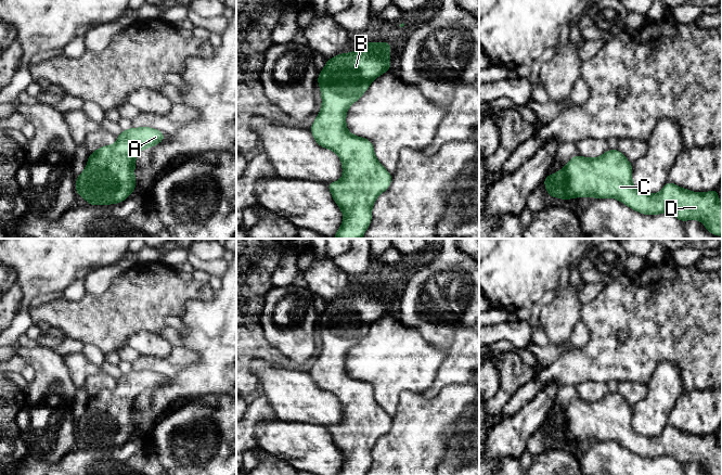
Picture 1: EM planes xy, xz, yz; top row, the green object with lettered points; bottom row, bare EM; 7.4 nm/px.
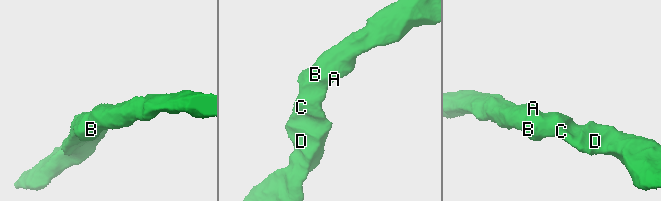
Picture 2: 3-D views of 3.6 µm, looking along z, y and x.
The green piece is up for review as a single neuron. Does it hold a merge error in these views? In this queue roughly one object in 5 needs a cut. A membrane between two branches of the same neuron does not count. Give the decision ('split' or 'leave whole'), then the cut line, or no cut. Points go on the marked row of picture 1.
leave whole; no cut

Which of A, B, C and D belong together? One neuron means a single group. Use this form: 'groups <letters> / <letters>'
groups A B C D

